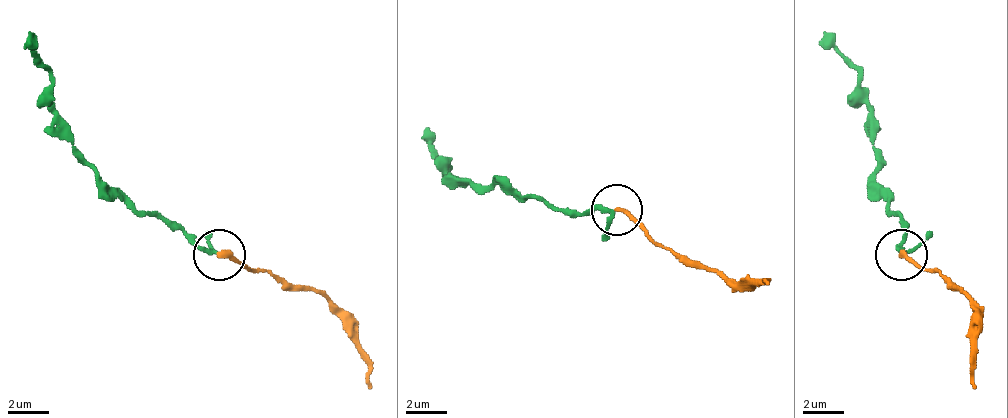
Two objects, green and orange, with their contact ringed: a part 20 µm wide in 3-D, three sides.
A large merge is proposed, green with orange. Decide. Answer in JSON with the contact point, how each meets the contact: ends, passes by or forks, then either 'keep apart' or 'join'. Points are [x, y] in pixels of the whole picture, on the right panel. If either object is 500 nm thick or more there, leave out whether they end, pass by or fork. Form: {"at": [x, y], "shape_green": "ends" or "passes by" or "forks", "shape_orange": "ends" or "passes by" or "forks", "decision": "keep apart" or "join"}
{"at": [901, 255], "shape_green": "passes by", "shape_orange": "ends", "decision": "keep apart"}

